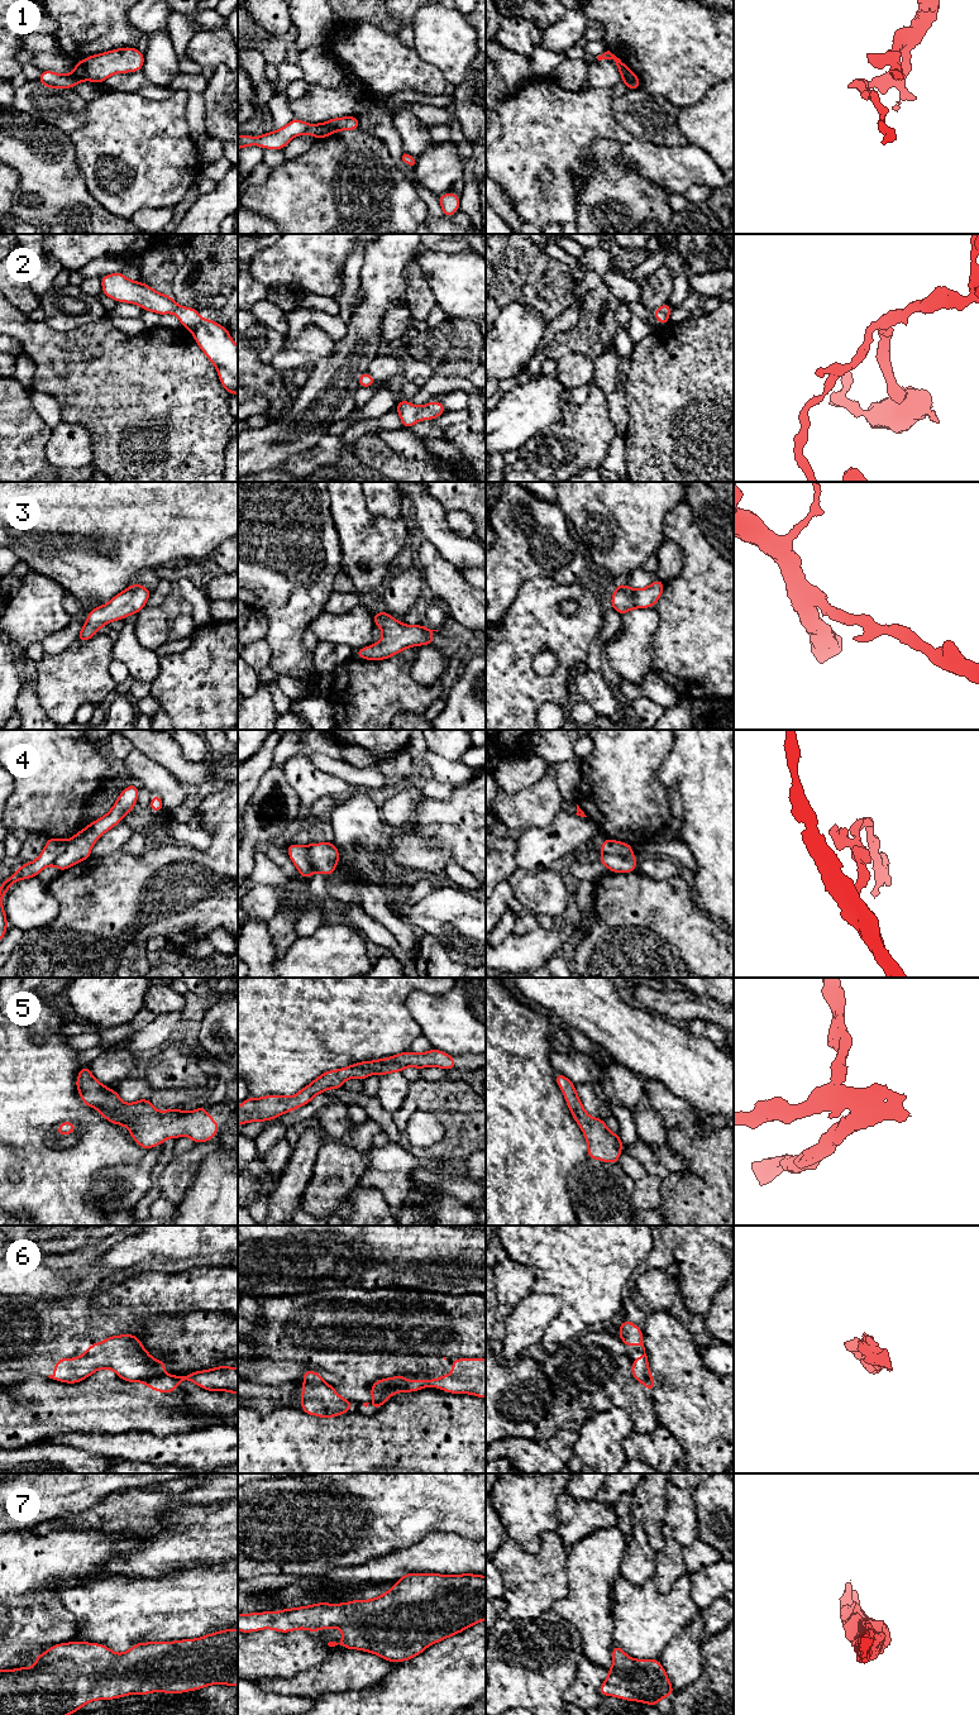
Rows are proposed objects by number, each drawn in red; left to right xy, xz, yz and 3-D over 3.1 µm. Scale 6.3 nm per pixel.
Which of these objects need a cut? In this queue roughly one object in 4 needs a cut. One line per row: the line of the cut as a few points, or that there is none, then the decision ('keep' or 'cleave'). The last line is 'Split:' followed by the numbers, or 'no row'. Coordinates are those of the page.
1: cut in xy along (75, 68), (84, 80); cleave
2: no cut; keep
3: no cut; keep
4: cut in yz along (601, 853), (615, 853), (633, 858); cleave
5: no cut; keep
6: cut in xy along (158, 1374), (143, 1383); cleave
7: no cut; keep
Split: 1, 4, 6

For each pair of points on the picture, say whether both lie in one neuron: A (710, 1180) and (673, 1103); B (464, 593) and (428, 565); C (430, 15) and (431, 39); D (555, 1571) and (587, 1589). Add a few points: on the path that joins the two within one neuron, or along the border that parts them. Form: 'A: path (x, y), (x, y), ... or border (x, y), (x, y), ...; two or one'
A: path (710, 1161), (683, 1133), (681, 1122); one
B: path (455, 591), (437, 572); one
C: path (431, 22), (431, 33); one
D: border (568, 1552), (566, 1562), (568, 1592), (553, 1604); two

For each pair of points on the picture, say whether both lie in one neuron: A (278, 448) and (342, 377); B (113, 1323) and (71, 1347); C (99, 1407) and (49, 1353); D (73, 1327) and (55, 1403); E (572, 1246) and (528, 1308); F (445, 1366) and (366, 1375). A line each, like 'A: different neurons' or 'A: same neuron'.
A: same neuron
B: same neuron
C: different neurons
D: different neurons
E: different neurons
F: same neuron

